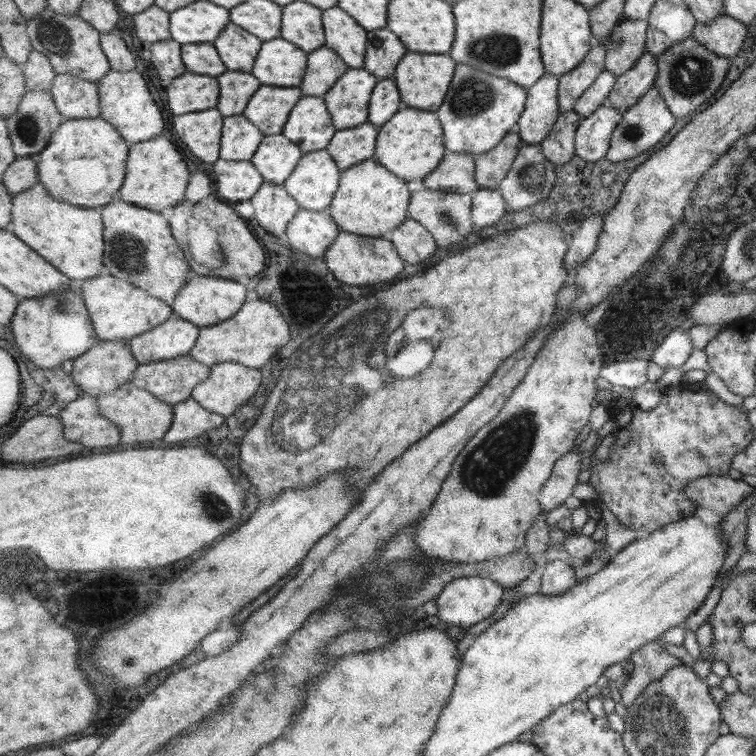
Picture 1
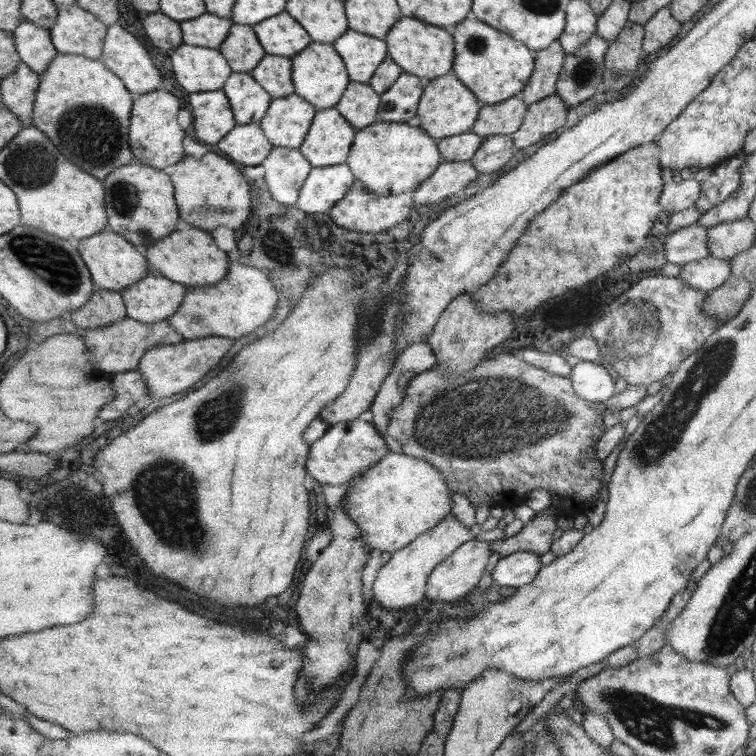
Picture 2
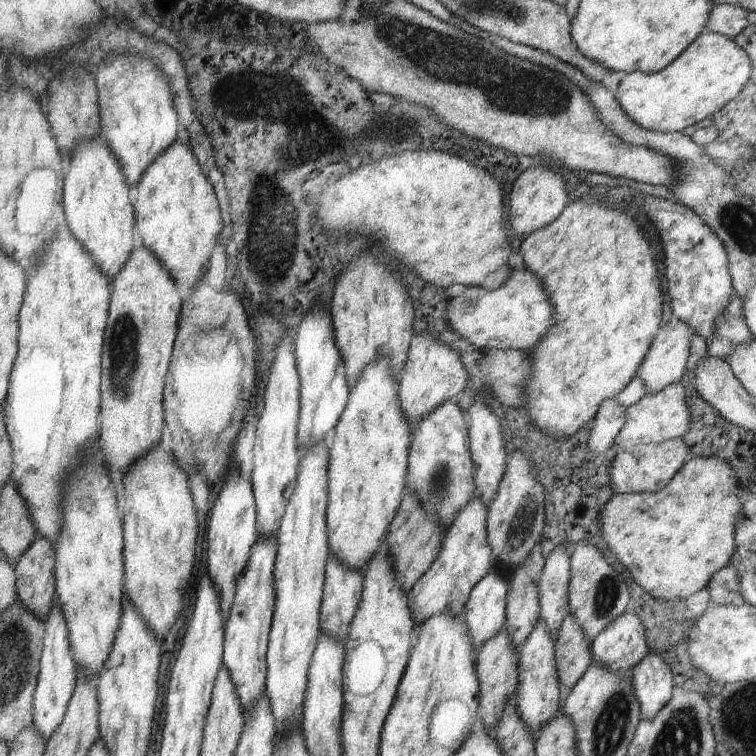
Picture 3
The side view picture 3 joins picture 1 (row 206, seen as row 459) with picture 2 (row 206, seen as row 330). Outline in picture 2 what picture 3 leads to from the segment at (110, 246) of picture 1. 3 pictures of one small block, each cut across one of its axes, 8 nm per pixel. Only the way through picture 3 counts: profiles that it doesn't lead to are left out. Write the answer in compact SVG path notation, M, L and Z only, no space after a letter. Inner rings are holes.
M135 161L111 172L104 180L104 187L109 230L123 235L137 248L142 247L144 253L158 240L177 230L181 216L174 181L163 169Z

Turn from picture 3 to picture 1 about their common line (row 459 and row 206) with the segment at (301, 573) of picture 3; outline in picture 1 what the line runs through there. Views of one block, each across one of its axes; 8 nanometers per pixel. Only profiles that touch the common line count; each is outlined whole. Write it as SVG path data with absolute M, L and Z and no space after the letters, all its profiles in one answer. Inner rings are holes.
M327 149L311 151L302 156L284 187L303 208L327 212L339 190L342 171Z

